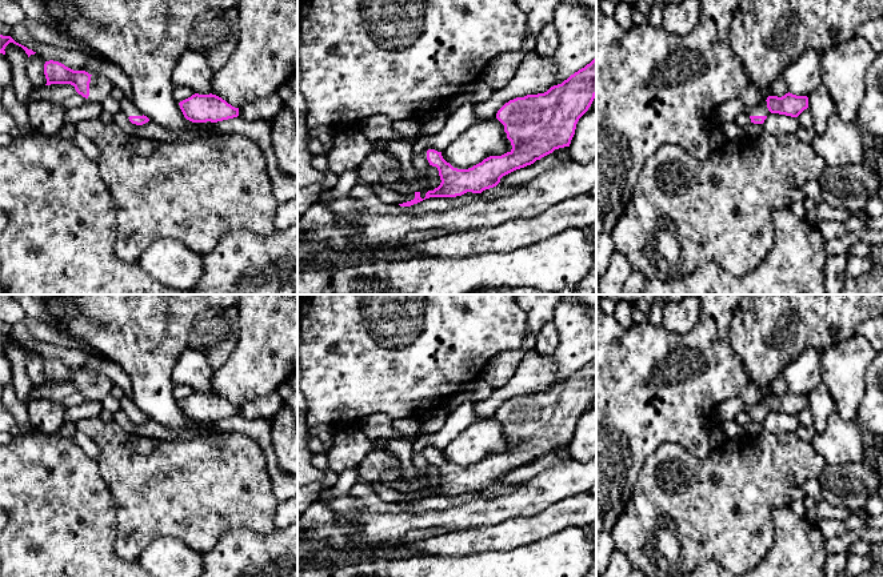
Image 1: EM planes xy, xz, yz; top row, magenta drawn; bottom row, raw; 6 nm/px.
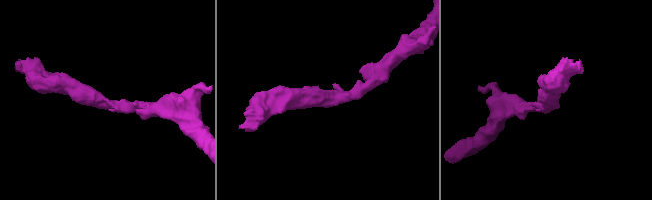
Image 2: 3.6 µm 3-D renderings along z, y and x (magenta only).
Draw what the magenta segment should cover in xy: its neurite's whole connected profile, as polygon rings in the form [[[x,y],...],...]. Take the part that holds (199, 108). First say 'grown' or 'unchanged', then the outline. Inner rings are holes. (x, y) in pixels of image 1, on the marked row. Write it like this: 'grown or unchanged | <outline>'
unchanged | [[[195,93],[180,101],[179,105],[184,117],[192,123],[217,123],[239,116],[239,108],[212,93]]]

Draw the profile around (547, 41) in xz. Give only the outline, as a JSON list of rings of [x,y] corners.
[[[552,23],[544,25],[540,33],[536,37],[536,44],[534,47],[534,52],[539,56],[550,57],[554,56],[556,48],[559,45],[559,35]]]

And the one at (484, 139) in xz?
[[[488,120],[470,127],[442,156],[454,168],[468,169],[490,156],[502,156],[511,149],[502,125],[496,120]]]

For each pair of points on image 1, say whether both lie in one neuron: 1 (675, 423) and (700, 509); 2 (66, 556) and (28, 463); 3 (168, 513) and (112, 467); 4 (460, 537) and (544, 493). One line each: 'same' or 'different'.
1: different
2: same
3: same
4: different

